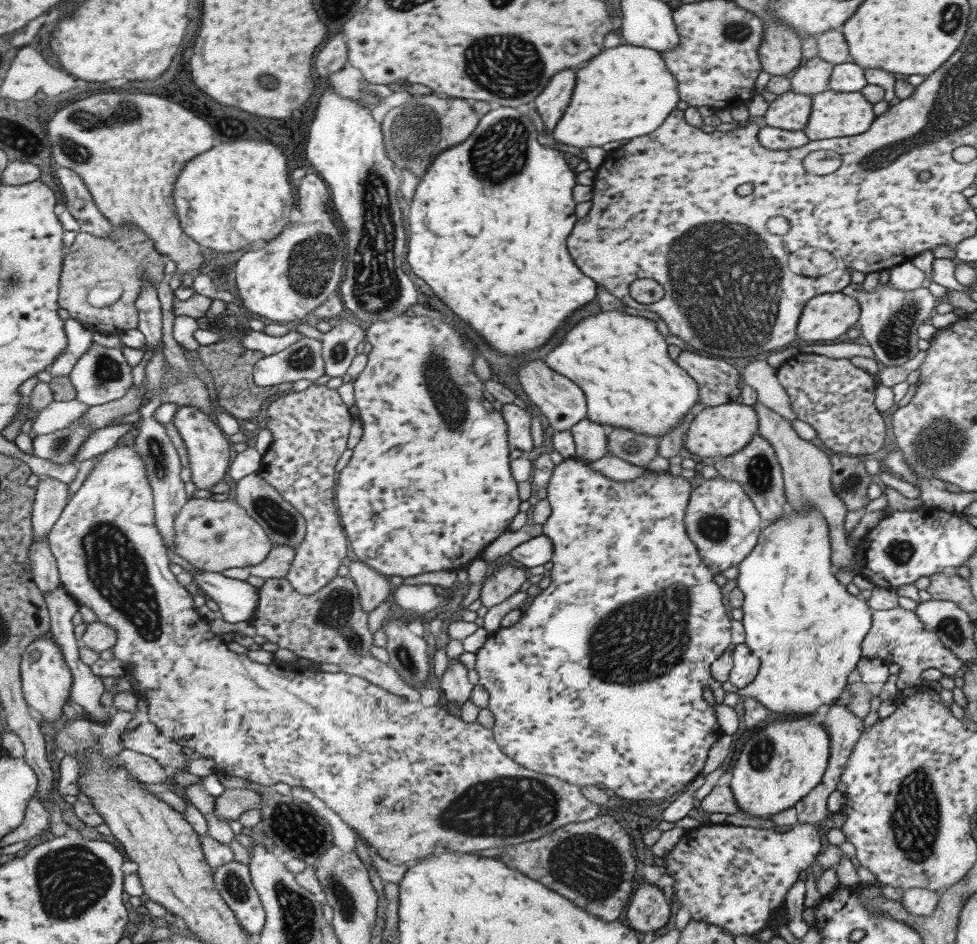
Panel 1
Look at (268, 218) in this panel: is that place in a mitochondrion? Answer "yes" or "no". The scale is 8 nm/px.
no

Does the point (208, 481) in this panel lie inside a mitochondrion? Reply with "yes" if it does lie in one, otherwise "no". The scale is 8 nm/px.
no

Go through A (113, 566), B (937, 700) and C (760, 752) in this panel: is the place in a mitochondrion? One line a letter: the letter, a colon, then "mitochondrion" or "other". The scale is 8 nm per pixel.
A: mitochondrion
B: other
C: mitochondrion

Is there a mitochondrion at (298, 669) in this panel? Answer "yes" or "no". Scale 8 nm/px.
no

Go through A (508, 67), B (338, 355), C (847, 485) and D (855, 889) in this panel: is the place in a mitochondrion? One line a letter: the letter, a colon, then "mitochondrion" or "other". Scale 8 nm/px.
A: mitochondrion
B: mitochondrion
C: mitochondrion
D: other

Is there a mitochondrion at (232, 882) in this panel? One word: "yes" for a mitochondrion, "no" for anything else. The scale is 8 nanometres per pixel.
yes

